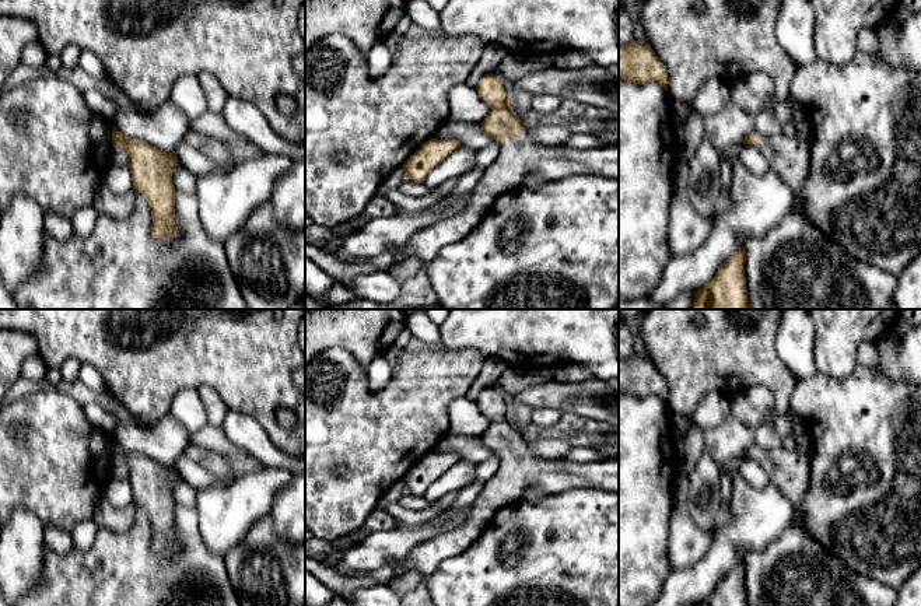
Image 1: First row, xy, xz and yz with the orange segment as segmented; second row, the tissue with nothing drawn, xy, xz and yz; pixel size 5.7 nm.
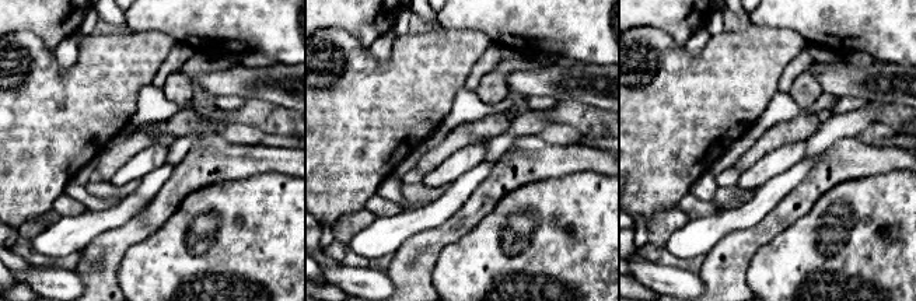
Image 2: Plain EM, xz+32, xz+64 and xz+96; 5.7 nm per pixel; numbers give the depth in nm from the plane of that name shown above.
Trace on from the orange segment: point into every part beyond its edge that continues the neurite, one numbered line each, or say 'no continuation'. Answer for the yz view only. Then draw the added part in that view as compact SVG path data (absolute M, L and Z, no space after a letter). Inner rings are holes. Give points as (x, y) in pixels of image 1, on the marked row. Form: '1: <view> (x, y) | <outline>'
1: yz (788, 156) | M784 133L757 139L756 147L794 193L798 193L808 178L810 167L810 143L799 136Z

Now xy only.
1: xy (213, 149) | M195 134L190 139L190 144L203 153L206 158L218 161L225 172L230 172L235 167L231 153L220 140Z

